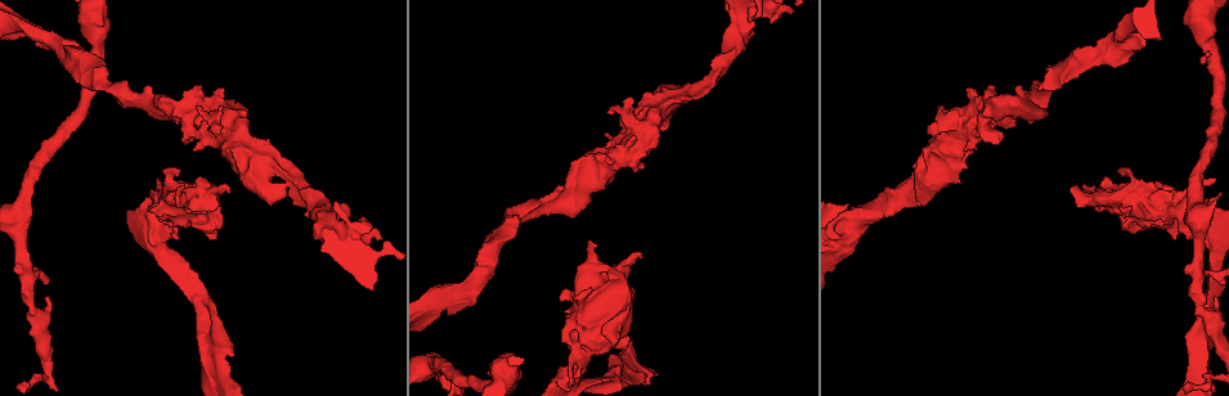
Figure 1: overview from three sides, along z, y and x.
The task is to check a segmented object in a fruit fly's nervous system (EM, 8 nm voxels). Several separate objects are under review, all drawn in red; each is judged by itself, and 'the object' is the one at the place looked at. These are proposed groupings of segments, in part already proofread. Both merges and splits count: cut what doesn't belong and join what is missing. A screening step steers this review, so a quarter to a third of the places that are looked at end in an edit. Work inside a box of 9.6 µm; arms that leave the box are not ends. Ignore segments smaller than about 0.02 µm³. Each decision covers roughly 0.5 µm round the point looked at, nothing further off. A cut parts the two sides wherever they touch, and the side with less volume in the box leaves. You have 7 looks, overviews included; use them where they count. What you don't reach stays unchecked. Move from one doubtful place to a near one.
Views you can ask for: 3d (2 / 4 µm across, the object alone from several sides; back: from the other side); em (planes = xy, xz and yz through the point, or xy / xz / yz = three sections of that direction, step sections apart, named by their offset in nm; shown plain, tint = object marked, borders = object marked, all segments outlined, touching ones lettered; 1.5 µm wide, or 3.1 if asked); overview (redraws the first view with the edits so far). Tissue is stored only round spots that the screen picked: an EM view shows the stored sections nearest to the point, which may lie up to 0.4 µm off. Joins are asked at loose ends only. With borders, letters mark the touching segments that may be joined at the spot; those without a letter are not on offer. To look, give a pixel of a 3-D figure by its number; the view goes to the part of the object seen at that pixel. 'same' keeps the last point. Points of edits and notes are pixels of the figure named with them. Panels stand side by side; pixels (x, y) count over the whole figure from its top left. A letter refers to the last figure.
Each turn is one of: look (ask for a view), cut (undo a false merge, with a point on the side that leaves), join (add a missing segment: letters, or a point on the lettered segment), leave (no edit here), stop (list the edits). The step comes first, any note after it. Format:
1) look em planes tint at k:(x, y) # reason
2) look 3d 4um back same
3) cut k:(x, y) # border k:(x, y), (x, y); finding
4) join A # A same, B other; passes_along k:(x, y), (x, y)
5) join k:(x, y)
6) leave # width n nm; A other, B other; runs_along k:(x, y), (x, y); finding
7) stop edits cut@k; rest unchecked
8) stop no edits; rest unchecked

look 3d 2um back at 1:(639, 252) # an open end

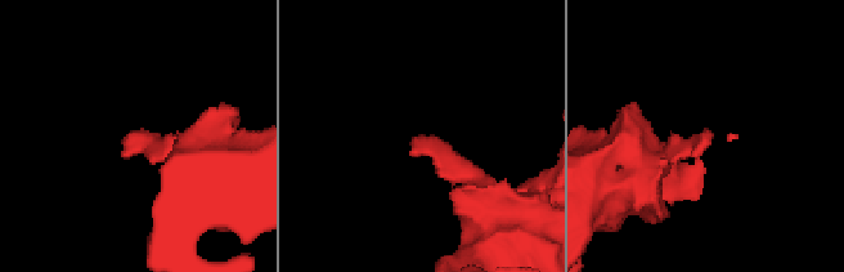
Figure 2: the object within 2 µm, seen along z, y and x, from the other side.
look em planes borders at 2:(418, 136) # need the tissue

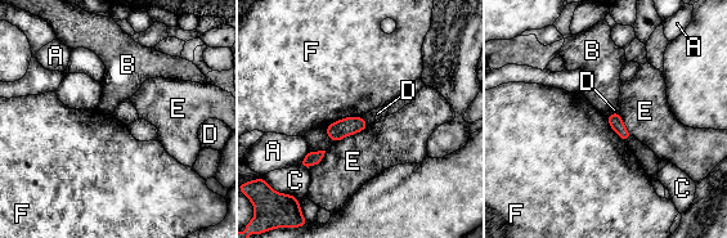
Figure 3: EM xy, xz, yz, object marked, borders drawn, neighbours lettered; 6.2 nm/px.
leave # A other, B other, C other, D other, E other, F other; no lettered segment goes on from it

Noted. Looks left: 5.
look em yz step 4 tint at 1:(913, 203) # closes a loop

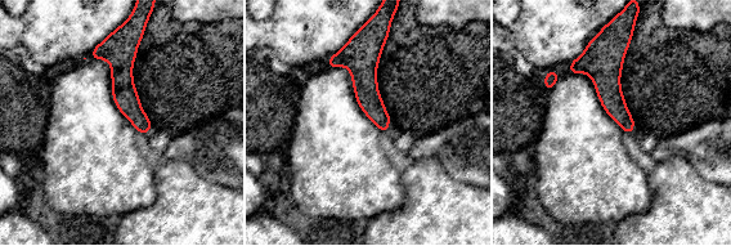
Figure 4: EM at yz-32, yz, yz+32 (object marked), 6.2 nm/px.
look em planes tint same

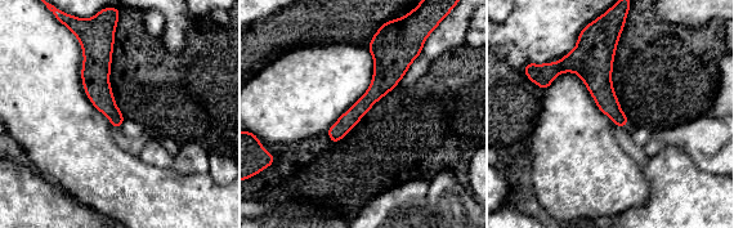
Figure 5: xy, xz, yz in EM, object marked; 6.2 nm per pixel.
look em planes borders same # see the neighbours

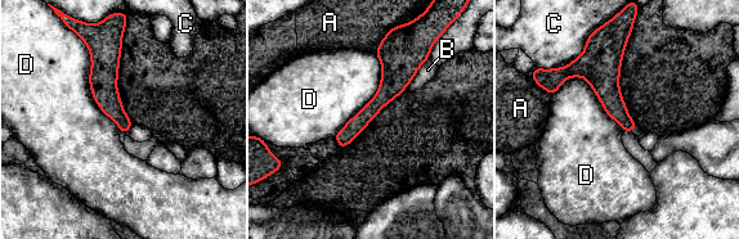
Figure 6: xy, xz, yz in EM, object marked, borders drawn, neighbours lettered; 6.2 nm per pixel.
leave # longest_contact D 600 nm; A other, B other, C other, D other; border 6:(84, 43), (90, 94), (121, 132); one cell here

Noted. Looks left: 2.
look em planes tint at 1:(558, 189)

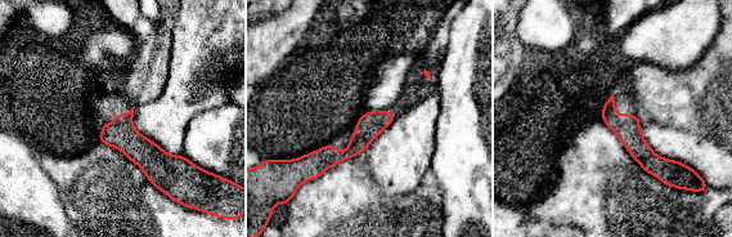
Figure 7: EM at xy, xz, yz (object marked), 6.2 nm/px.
look em planes borders same # what lies round it

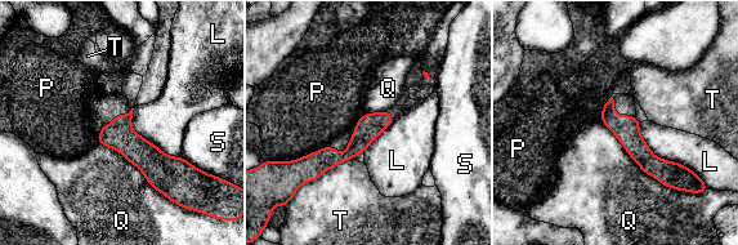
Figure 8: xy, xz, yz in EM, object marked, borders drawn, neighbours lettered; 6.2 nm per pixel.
leave # longest_contact Q 650 nm; L other, P other, Q other, S other, T other; runs_along 8:(388, 117), (343, 157), (303, 164); one cell here

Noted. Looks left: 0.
stop no edits; rest unchecked

